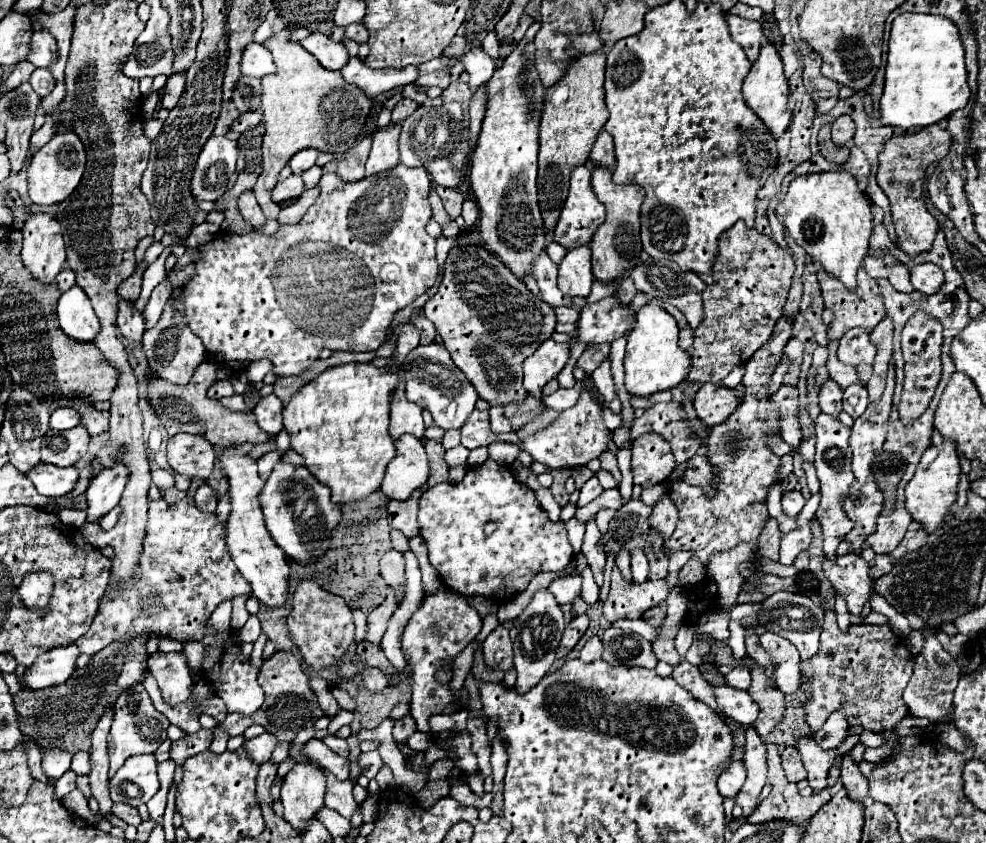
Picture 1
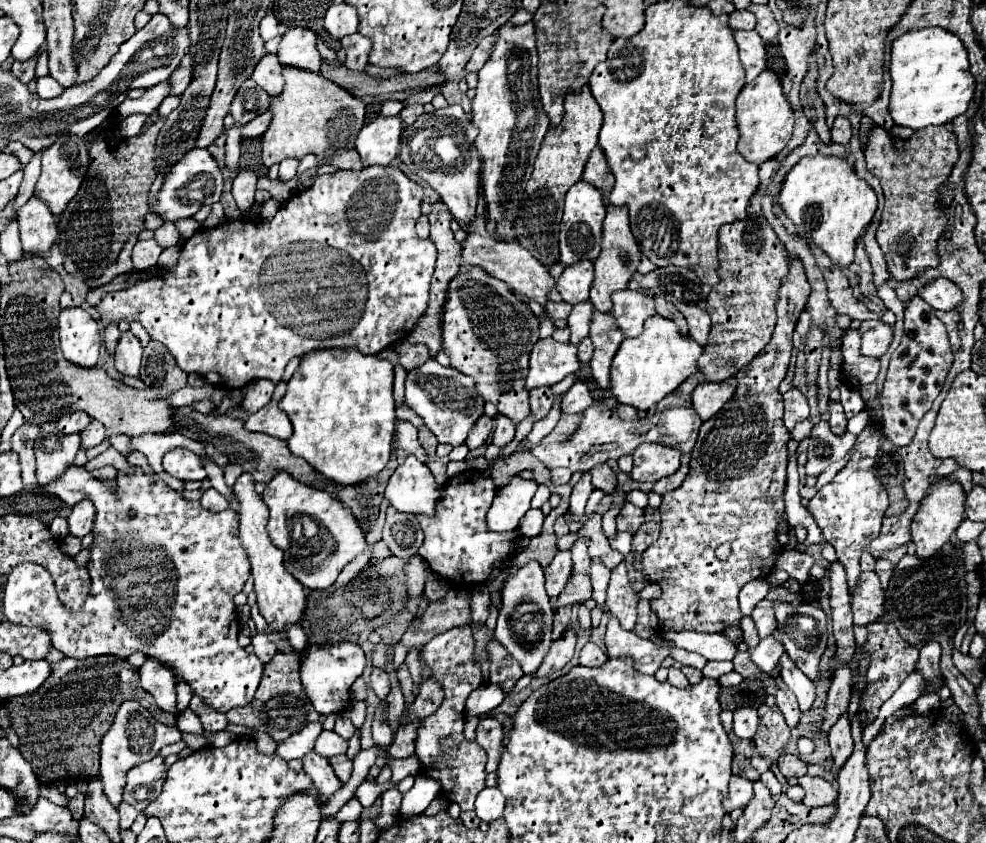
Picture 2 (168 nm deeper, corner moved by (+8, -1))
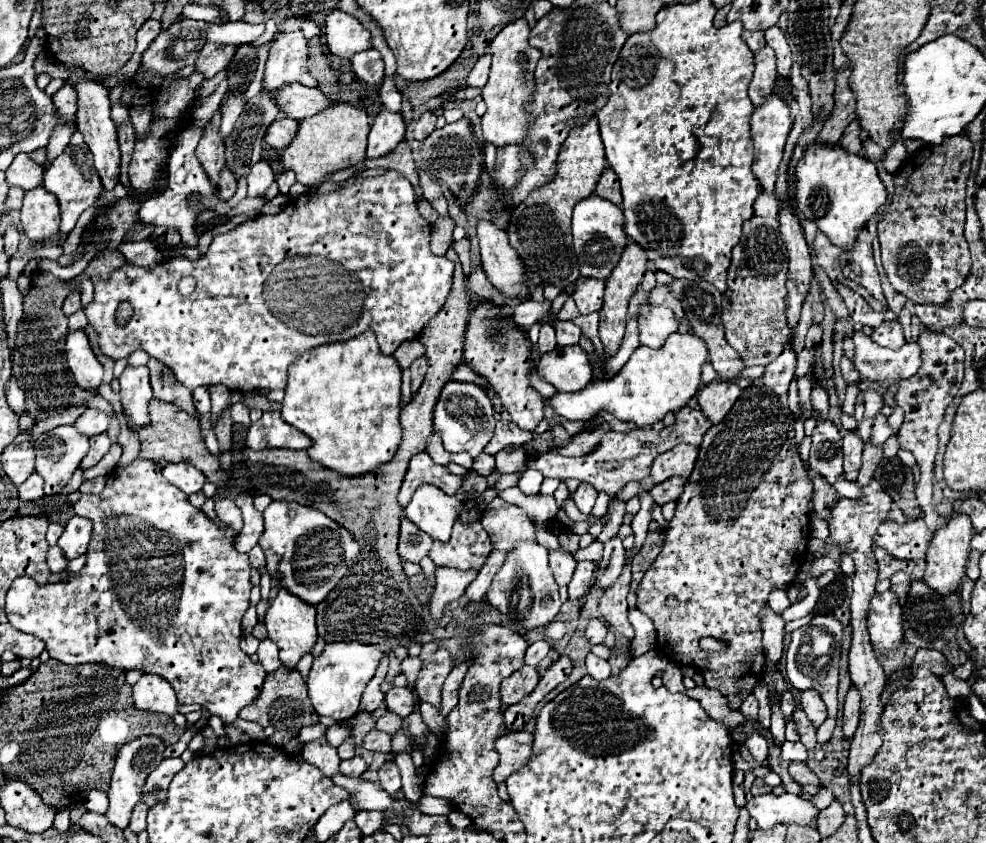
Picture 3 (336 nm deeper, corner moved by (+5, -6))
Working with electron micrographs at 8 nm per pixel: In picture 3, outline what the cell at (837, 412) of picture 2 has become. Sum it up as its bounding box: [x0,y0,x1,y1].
[843,430,863,480]

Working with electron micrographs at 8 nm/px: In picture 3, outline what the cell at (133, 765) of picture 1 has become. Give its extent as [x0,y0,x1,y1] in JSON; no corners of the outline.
[141,758,185,806]

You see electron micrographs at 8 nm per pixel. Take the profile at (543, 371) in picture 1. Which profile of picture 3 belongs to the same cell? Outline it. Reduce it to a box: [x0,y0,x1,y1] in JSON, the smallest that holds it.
[537,344,591,392]

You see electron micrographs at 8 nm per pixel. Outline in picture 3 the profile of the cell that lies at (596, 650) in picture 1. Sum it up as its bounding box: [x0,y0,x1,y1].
[585,652,611,680]

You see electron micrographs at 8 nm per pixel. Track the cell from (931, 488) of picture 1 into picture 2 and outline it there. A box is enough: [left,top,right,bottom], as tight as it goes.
[912,477,966,559]

